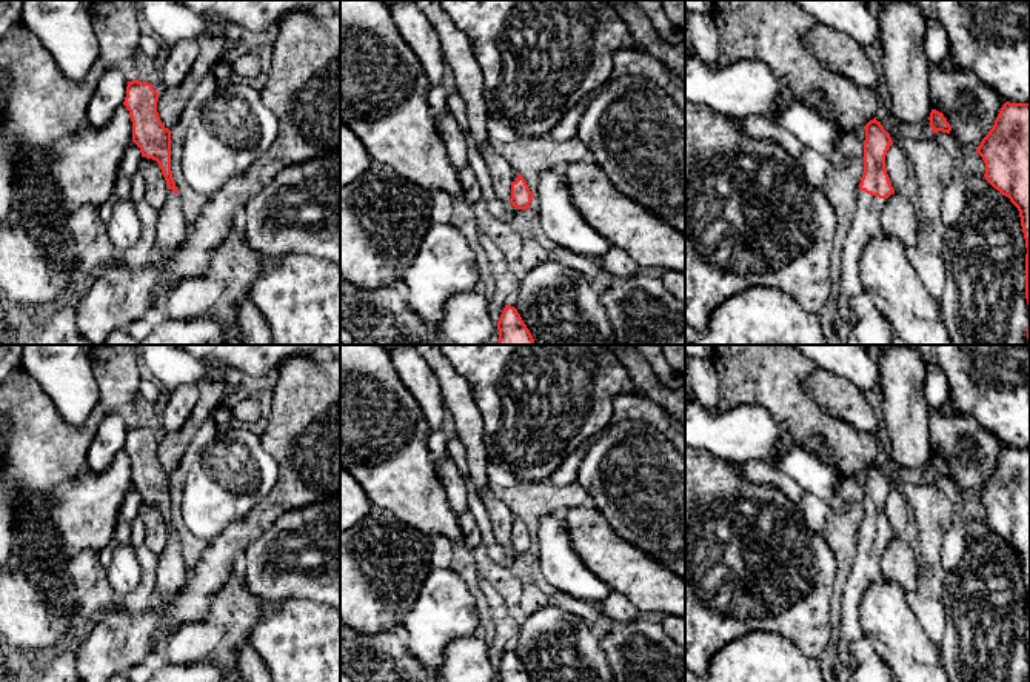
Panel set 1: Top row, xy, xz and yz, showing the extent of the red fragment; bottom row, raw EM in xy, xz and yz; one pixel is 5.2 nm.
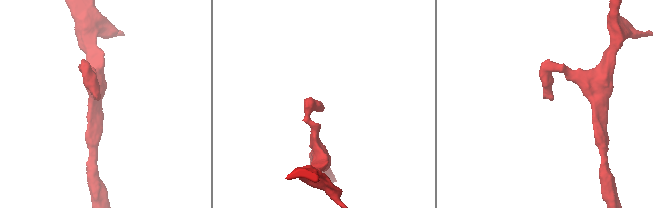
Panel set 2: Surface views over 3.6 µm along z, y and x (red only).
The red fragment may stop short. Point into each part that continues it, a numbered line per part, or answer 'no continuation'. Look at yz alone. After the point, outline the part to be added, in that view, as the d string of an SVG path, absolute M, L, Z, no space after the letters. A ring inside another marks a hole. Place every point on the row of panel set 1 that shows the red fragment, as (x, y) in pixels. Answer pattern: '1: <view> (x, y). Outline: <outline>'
1: yz (867, 222). Outline: M865 191L858 192L856 216L844 240L841 294L834 320L834 329L842 340L847 337L845 326L853 319L850 299L862 289L859 280L861 252L874 234L882 232L881 212L885 203L887 199L870 196Z

